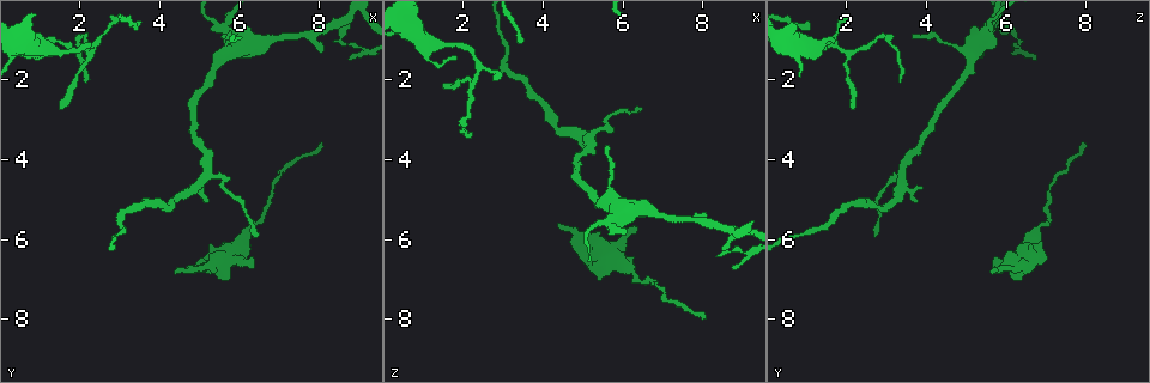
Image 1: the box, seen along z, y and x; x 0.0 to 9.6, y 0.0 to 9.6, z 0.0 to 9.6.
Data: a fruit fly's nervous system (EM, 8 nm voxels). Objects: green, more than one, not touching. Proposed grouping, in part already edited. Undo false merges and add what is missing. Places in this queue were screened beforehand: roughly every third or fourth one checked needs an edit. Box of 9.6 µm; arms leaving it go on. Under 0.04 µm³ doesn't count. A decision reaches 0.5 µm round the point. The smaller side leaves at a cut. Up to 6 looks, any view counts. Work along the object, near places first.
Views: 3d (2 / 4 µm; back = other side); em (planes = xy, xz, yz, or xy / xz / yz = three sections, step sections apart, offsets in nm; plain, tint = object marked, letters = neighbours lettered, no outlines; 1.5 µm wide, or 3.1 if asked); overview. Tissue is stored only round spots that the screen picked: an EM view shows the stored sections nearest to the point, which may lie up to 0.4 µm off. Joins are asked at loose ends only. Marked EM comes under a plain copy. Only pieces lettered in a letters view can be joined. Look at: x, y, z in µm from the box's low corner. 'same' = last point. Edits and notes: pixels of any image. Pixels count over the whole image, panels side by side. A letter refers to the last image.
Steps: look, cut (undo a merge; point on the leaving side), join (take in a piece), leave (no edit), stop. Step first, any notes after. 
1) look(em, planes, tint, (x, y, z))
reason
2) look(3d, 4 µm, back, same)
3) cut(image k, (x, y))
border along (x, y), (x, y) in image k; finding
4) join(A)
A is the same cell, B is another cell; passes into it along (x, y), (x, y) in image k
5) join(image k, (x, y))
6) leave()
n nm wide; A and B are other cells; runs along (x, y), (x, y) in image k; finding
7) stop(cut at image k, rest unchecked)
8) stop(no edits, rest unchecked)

look(em, xz, step 8, letters, (2.15, 2.10, 3.30))
branch stops here

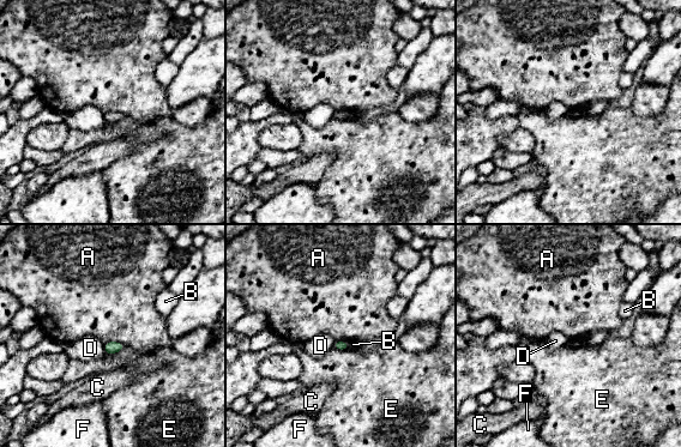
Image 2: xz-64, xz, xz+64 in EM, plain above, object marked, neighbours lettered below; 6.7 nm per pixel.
leave()
A, B, C, D, E and F are other cells; border along (344, 342), (349, 348) in image 2; no lettered piece goes on from it

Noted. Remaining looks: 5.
look(3d, 4 µm, (8.05, 1.40, 5.40))
branch stops here

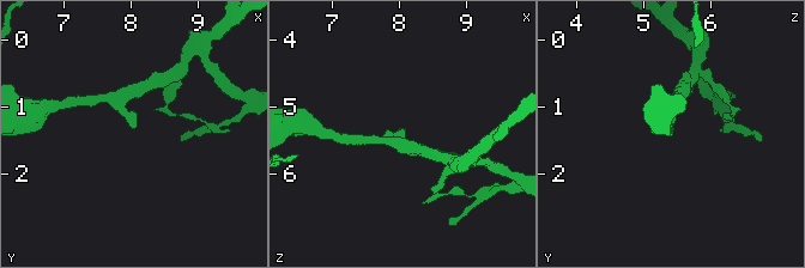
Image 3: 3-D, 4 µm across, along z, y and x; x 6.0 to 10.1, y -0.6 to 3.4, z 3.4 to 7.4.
look(em, planes, letters, (8.05, 1.30, 5.45))

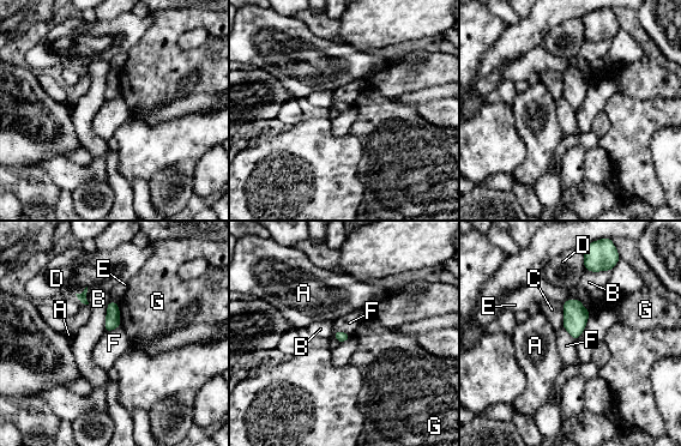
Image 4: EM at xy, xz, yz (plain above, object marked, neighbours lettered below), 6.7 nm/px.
leave()
A, B, C, D, E, F and G are other cells; border along (333, 330), (341, 330), (350, 336) in image 4; none of them fits

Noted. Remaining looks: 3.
look(3d, 2 µm, (8.00, 3.60, 7.90))
thin end

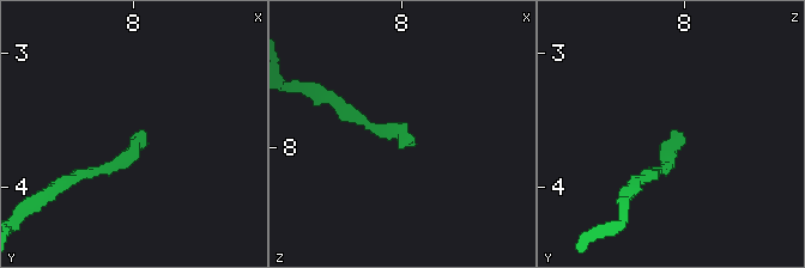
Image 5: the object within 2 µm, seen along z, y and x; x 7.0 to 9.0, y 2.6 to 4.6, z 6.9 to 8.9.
look(em, planes, letters, (8.04, 3.58, 7.90))

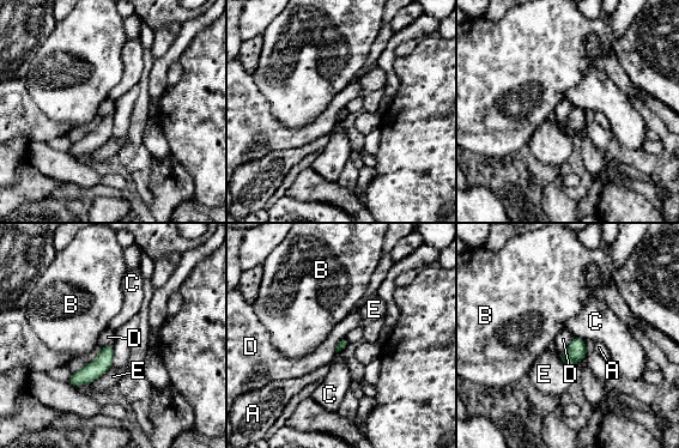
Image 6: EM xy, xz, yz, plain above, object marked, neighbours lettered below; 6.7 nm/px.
leave()
A, B, C, D and E are other cells; none of them fits

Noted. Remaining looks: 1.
stop(no edits, rest unchecked)

